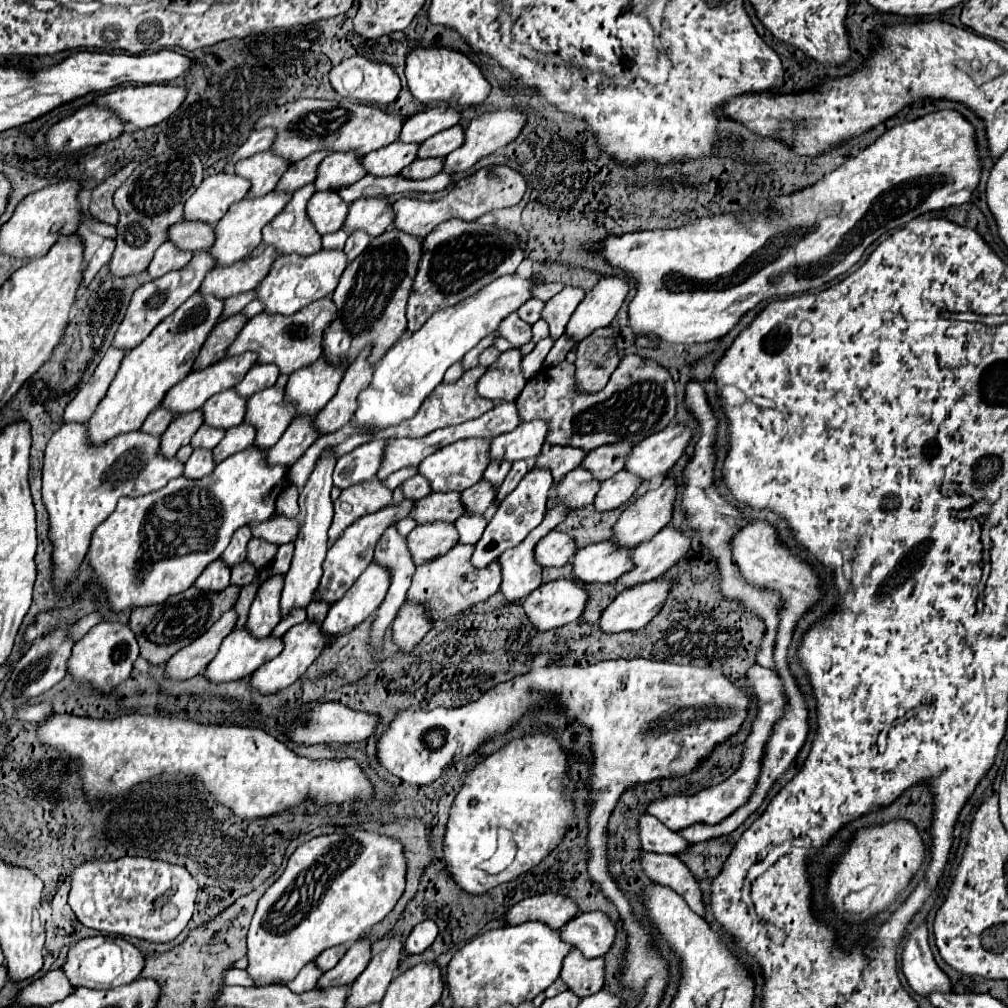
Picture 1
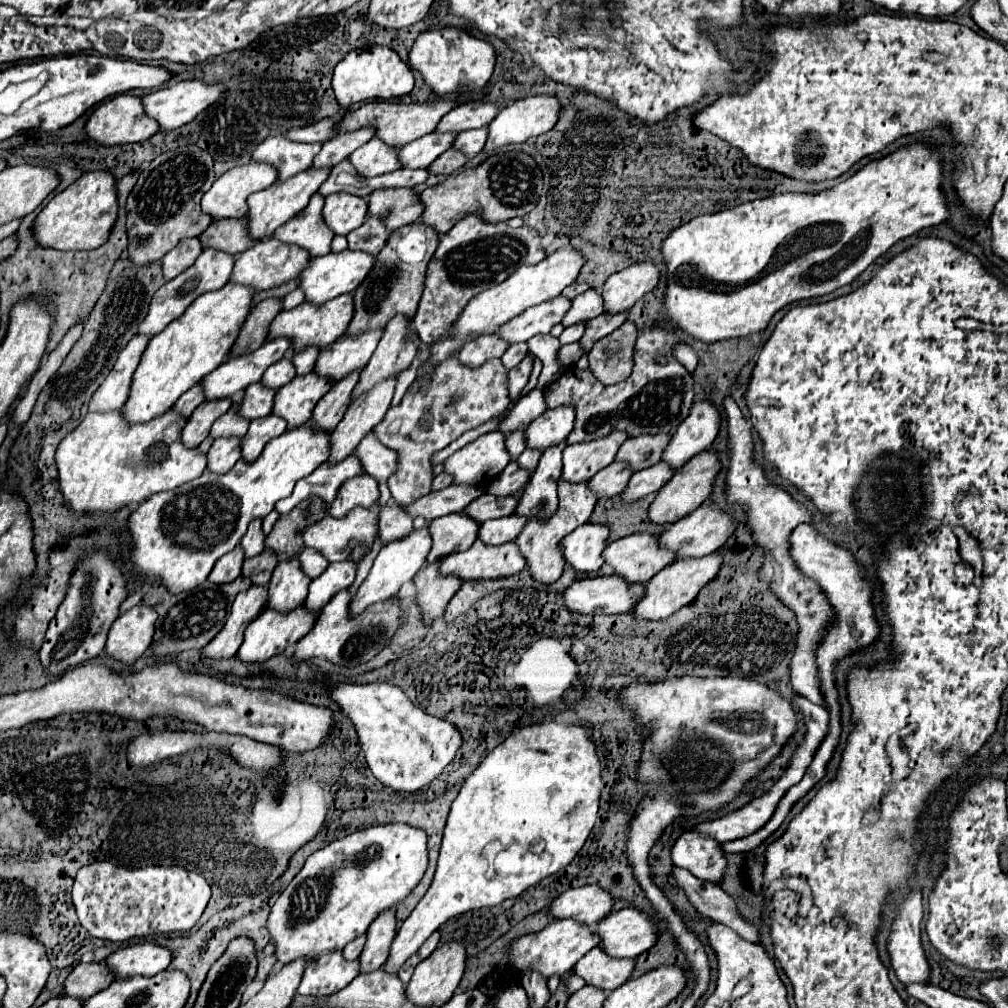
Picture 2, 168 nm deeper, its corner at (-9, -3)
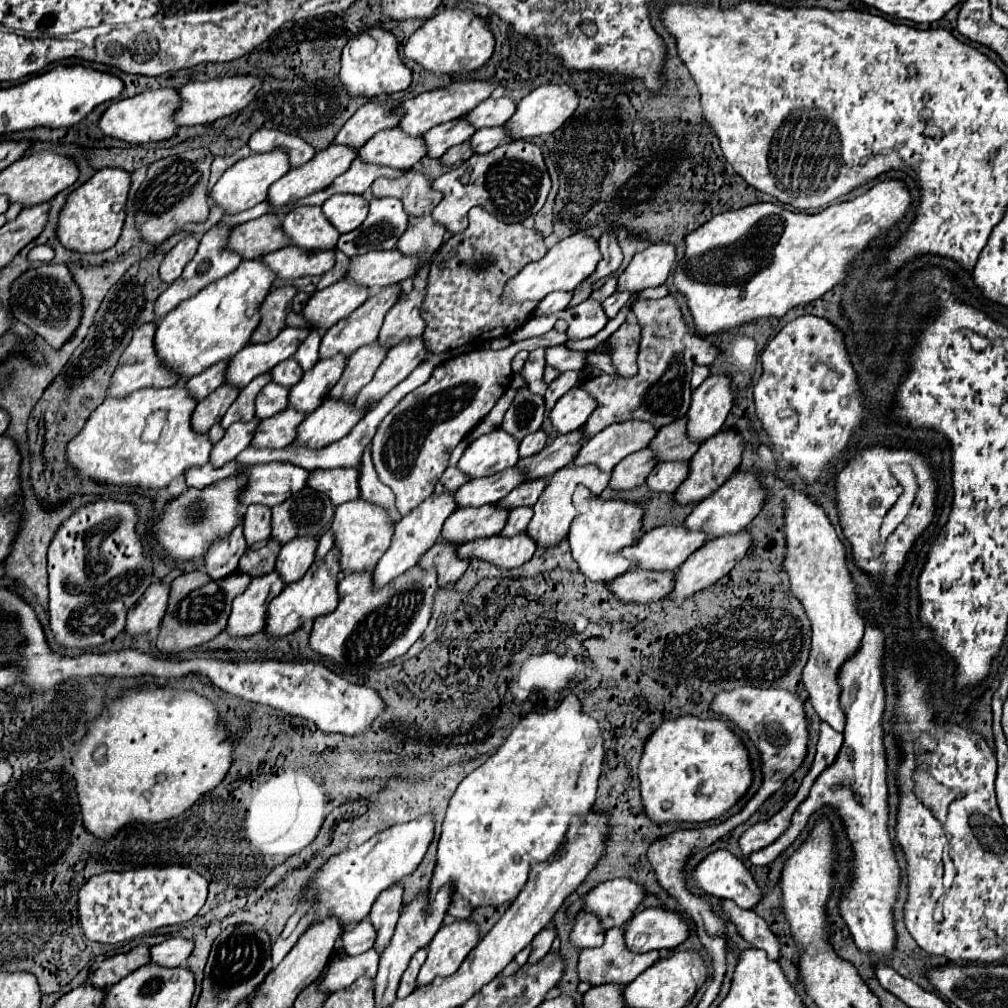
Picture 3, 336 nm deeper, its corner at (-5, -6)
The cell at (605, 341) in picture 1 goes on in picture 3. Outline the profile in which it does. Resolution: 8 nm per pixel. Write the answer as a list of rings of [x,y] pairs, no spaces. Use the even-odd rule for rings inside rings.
[[[623,323],[609,339],[605,353],[611,357],[613,367],[619,377],[637,375],[637,349],[639,349],[641,329],[639,325]]]

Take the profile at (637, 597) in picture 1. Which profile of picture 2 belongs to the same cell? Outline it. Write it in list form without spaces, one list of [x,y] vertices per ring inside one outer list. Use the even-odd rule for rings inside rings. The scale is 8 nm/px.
[[[719,552],[707,554],[703,558],[679,558],[679,560],[675,560],[673,564],[663,568],[659,574],[655,574],[647,582],[647,596],[643,596],[643,600],[639,600],[639,608],[635,608],[633,614],[639,618],[647,618],[647,620],[661,620],[661,618],[671,616],[679,608],[683,608],[695,600],[695,596],[701,592],[703,584],[709,584],[717,576],[721,564],[723,564],[723,558]]]

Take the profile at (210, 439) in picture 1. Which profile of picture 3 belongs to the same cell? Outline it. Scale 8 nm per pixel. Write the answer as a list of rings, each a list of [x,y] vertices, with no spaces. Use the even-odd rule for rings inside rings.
[[[269,373],[267,375],[259,375],[259,379],[253,379],[247,387],[243,387],[243,391],[239,391],[239,397],[233,401],[233,405],[227,409],[227,413],[221,419],[221,427],[227,429],[231,427],[235,421],[251,421],[255,417],[255,397],[261,391],[263,385],[267,385]]]

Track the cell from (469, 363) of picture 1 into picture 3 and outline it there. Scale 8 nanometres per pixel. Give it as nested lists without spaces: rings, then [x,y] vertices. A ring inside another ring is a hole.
[[[551,293],[551,295],[547,295],[545,299],[541,299],[539,301],[539,305],[535,307],[535,311],[533,311],[533,315],[535,317],[549,317],[549,315],[555,315],[555,313],[559,313],[559,311],[563,311],[567,305],[569,305],[569,301],[571,301],[571,293]]]

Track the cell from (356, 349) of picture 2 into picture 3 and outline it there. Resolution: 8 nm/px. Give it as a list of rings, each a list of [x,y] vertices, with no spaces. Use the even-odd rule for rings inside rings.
[[[389,285],[385,289],[381,289],[379,293],[375,293],[373,297],[369,297],[359,309],[355,309],[355,313],[351,313],[347,319],[335,323],[335,327],[331,327],[325,335],[323,335],[323,341],[321,341],[321,349],[319,349],[319,357],[321,359],[331,359],[335,355],[353,355],[353,351],[357,351],[359,347],[363,345],[369,345],[377,339],[379,335],[379,329],[383,325],[383,317],[385,313],[397,303],[397,295],[399,295],[401,287],[399,285]]]

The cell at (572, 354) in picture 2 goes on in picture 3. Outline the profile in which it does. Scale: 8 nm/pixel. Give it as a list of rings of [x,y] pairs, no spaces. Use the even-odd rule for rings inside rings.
[[[589,351],[589,357],[587,357],[587,365],[591,365],[591,367],[597,367],[606,374],[617,374],[615,367],[613,367],[611,358],[609,357],[609,355],[604,353]]]

